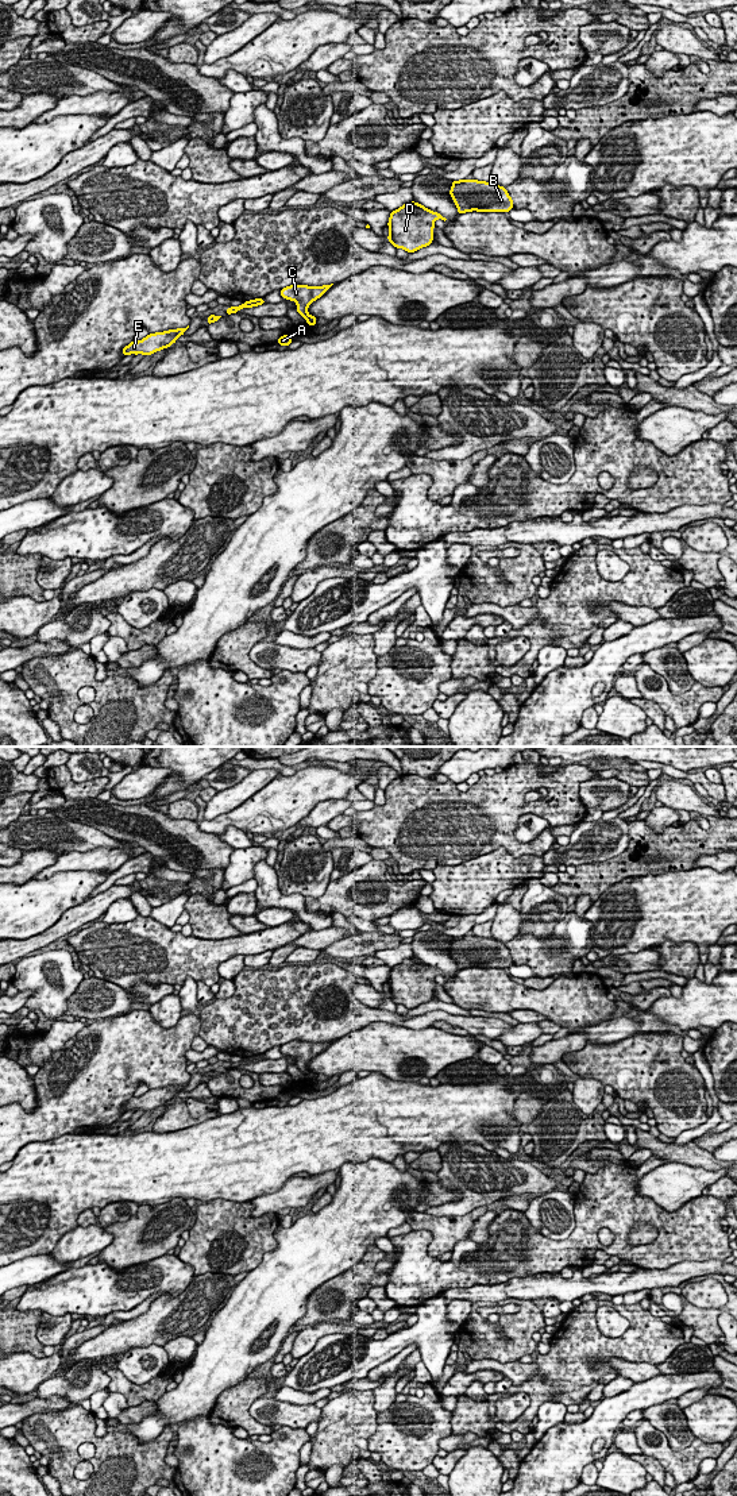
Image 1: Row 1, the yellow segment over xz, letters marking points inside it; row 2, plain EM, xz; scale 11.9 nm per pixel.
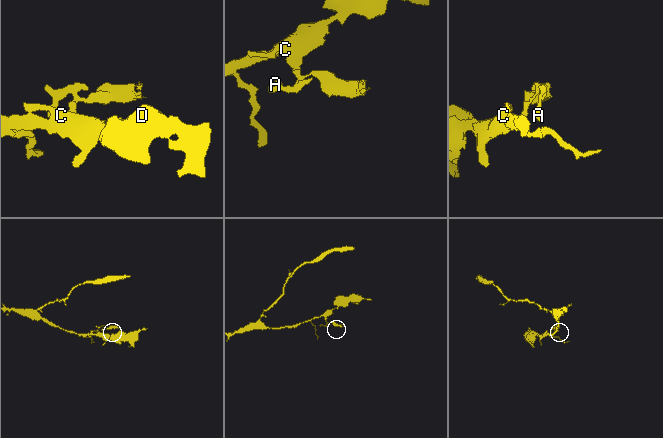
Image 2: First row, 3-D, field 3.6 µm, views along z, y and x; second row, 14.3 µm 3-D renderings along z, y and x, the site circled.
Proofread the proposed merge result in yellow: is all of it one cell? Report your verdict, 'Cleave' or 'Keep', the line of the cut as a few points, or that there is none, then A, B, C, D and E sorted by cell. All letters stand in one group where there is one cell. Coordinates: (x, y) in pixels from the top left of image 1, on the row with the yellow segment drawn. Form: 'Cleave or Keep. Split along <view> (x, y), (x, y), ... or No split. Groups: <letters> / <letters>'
Cleave. Split along xz (309, 315), (307, 319). Groups: A / B C D E

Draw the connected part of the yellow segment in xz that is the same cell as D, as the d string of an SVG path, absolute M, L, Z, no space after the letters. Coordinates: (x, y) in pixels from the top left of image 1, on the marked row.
M406 203L390 213L387 239L394 247L414 252L432 243L437 219L447 220L421 204Z

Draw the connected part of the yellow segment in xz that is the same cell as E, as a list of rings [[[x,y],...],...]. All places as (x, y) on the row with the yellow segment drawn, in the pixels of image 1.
[[[178,328],[178,329],[169,329],[165,332],[148,333],[144,339],[139,342],[131,342],[127,347],[123,348],[124,355],[130,354],[143,354],[151,355],[159,350],[167,348],[173,343],[175,343],[177,338],[184,335],[184,332],[189,328]]]

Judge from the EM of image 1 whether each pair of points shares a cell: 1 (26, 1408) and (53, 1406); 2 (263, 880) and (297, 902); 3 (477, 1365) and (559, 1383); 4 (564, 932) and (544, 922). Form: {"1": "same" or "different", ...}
{"1": "same", "2": "same", "3": "different", "4": "different"}

